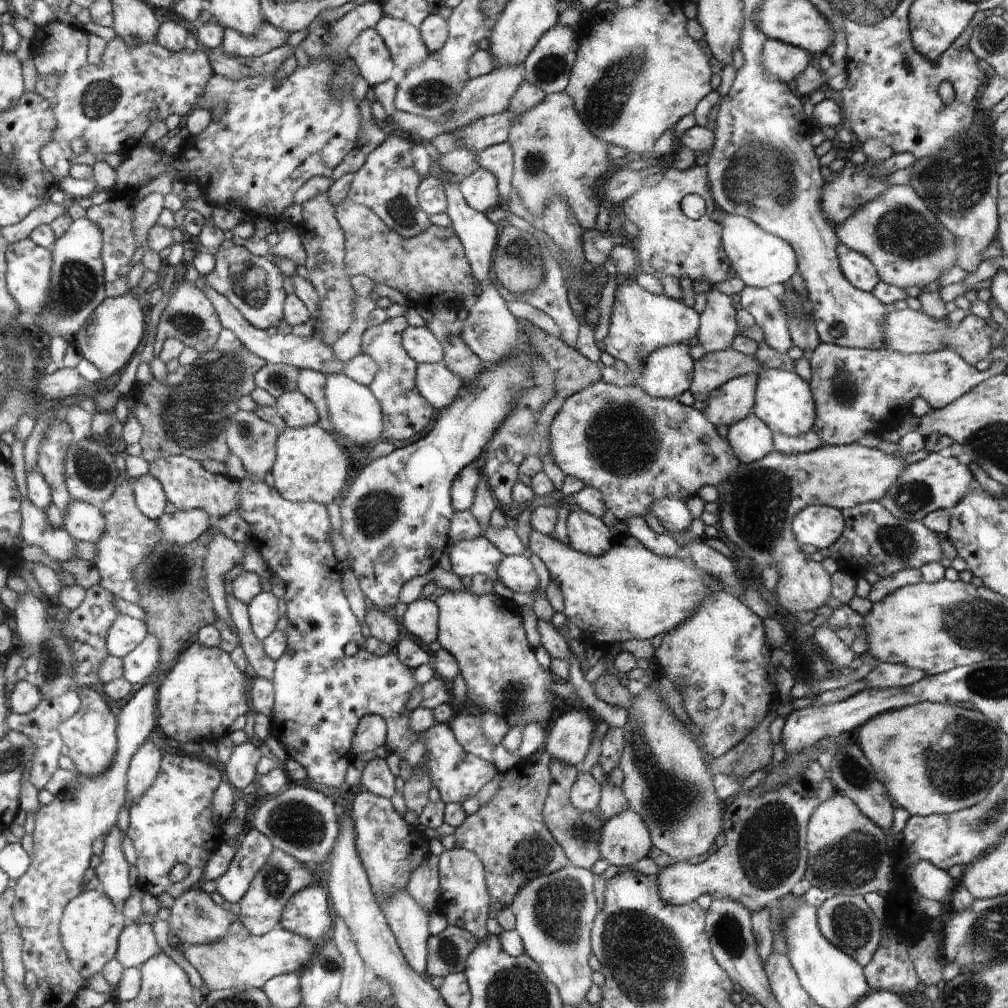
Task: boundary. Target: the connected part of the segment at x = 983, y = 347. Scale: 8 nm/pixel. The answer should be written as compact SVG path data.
M910 309L896 310L887 314L887 345L889 351L902 354L932 354L944 348L953 348L973 367L992 352L991 335L995 330L986 320L974 315L967 315L956 327L950 327L950 320L936 320L924 312Z

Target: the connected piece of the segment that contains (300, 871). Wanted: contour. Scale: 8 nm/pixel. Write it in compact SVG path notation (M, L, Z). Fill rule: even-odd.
M273 848L264 866L258 870L256 876L250 882L248 894L244 896L241 904L241 913L238 919L246 926L245 930L256 936L270 933L278 922L282 921L283 909L287 902L294 897L300 889L306 889L312 882L312 874L308 868L292 855L286 854L280 848Z

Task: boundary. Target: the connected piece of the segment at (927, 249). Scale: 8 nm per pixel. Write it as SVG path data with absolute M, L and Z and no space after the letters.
M892 185L883 197L874 202L868 202L852 214L846 222L836 225L840 242L866 255L878 268L879 277L886 283L898 288L926 288L937 285L937 280L949 269L956 265L958 260L958 243L955 235L949 231L936 216L928 210L922 196L911 185Z

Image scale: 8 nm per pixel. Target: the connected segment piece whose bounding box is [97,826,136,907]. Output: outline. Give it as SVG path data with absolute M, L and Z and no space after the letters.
M118 826L107 835L106 848L101 856L101 864L97 868L101 888L120 907L132 898L136 887L132 886L132 880L130 880L131 862L122 850L124 836L126 832Z

